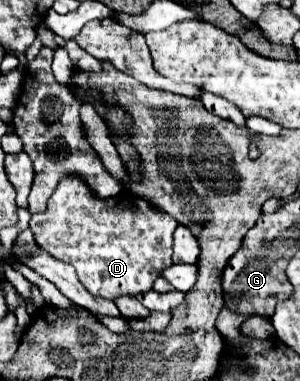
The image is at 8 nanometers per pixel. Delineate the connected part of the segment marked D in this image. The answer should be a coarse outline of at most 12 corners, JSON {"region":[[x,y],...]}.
{"region":[[66,174],[36,244],[106,300],[172,264],[172,216]]}

